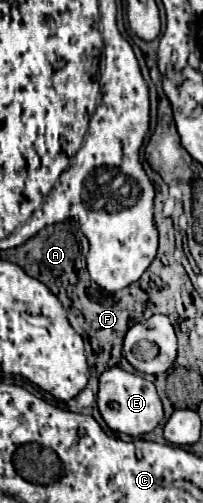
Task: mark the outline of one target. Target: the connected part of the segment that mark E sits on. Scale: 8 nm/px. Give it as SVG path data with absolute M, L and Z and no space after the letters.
M108 369L100 375L98 409L100 409L100 415L104 417L106 425L112 431L120 431L120 433L126 433L132 437L152 431L164 419L162 403L156 393L154 383L142 379L136 373L128 373L124 369Z

